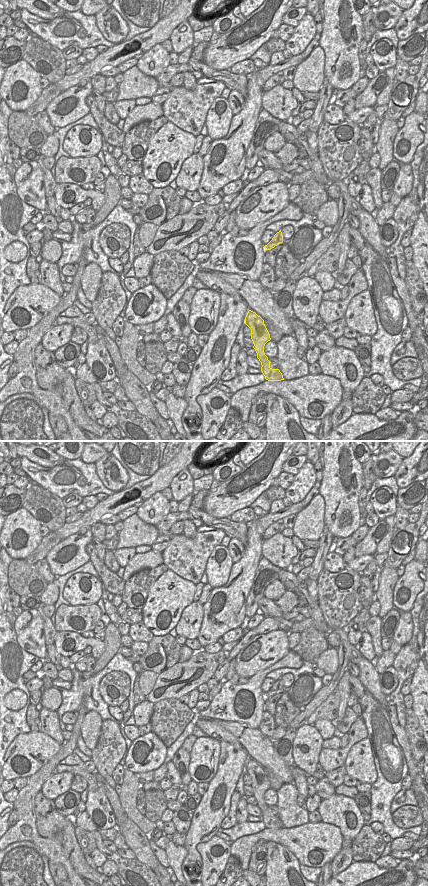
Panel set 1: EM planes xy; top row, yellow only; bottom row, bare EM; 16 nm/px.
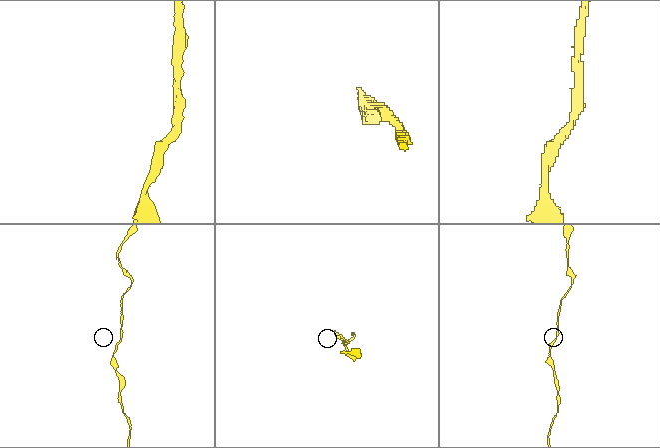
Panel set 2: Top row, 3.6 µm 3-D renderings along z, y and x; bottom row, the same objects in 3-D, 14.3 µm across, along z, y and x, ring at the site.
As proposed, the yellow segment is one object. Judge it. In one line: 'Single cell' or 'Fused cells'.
Single cell

